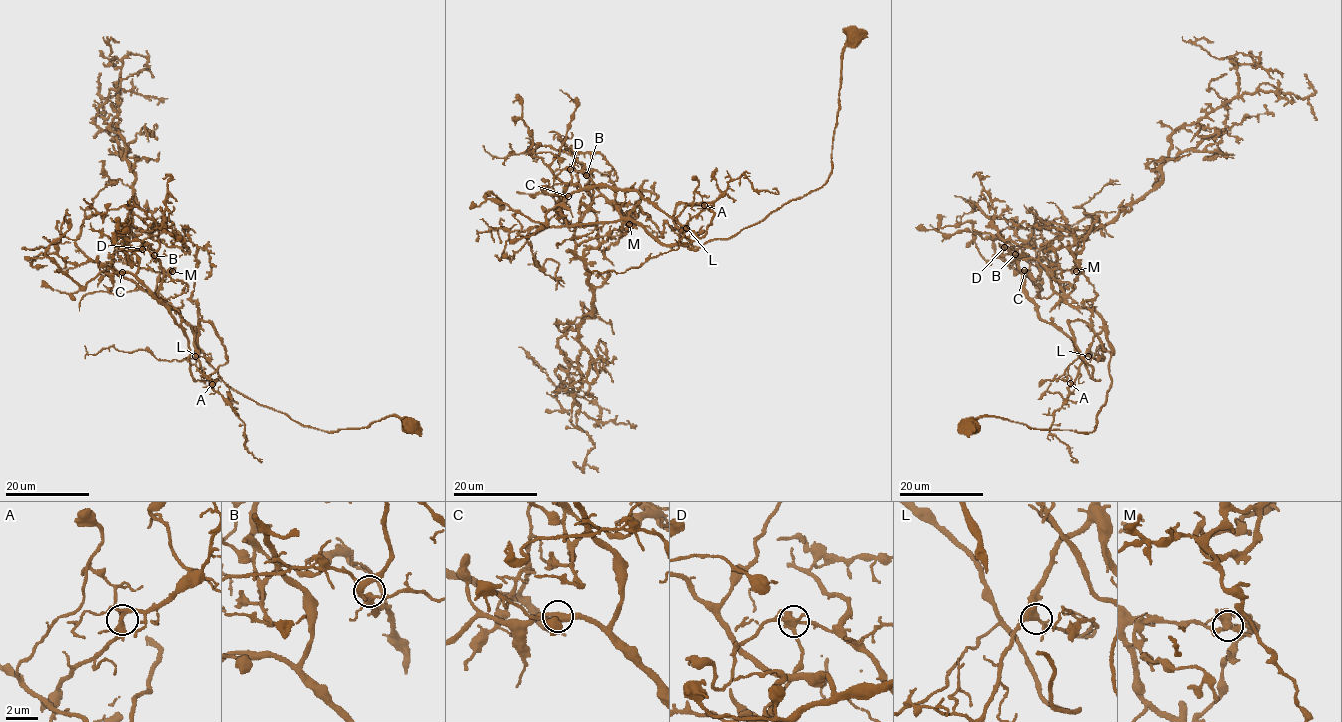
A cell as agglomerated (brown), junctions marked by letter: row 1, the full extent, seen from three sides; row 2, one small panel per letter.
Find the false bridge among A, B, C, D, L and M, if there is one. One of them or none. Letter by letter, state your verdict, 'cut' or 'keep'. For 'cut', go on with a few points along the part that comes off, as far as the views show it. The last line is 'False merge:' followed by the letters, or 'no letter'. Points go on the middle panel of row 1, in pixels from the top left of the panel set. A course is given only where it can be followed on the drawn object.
A: keep
B: keep
C: keep
D: cut; foreign part runs (570, 169), (557, 202), (593, 297), (593, 316), (558, 339), (576, 424), (594, 447), (583, 471), (572, 461)
L: keep
M: keep
False merge: D

